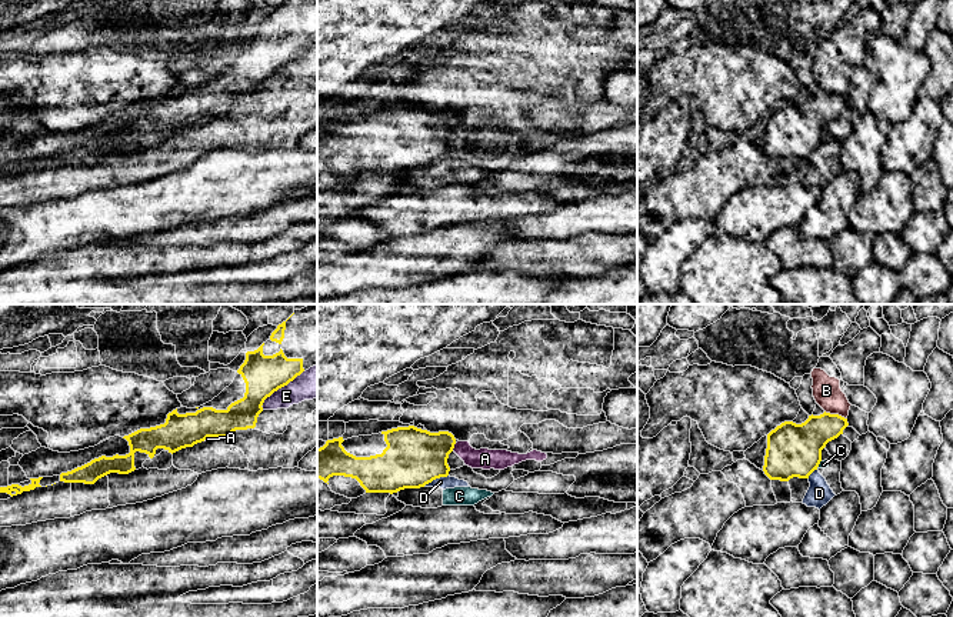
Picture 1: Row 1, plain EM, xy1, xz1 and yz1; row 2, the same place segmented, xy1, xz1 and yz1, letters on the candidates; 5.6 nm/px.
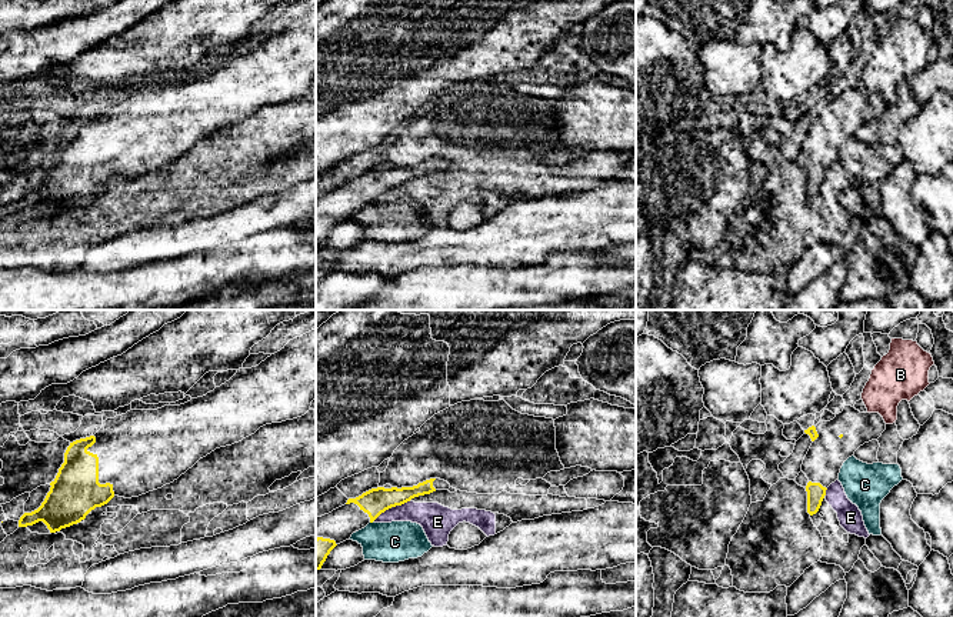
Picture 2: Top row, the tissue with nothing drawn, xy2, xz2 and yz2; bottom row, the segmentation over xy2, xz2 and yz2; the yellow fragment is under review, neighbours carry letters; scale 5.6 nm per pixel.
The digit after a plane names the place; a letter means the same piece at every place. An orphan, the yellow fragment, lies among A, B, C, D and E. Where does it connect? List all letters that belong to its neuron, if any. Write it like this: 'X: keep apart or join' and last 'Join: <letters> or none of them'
A: keep apart
B: keep apart
C: keep apart
D: keep apart
E: keep apart
Join: none of them

